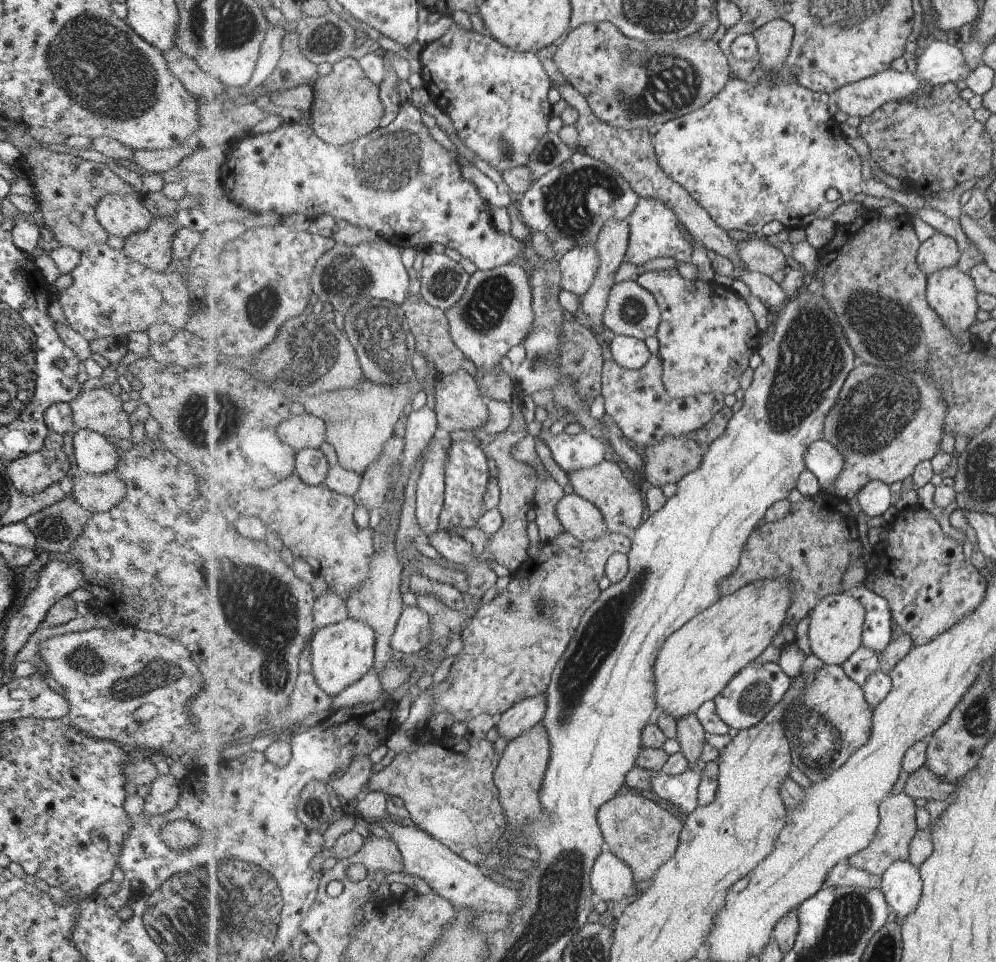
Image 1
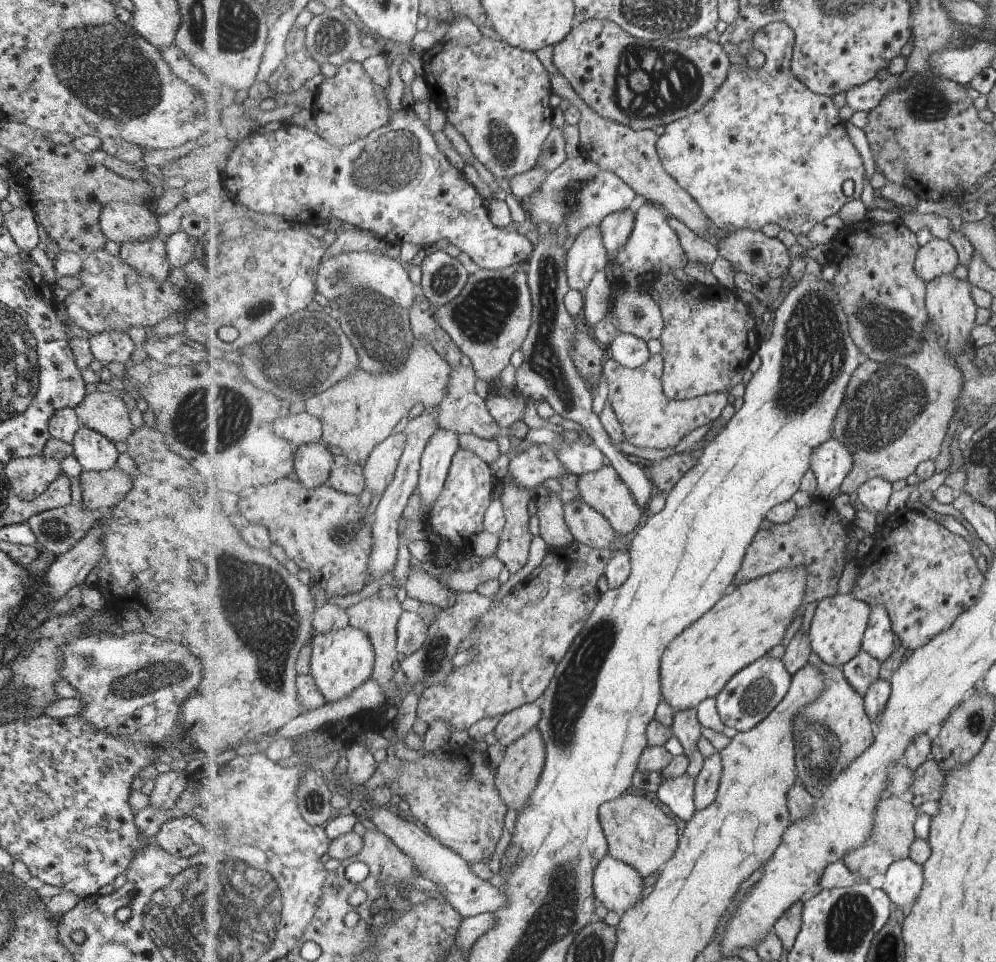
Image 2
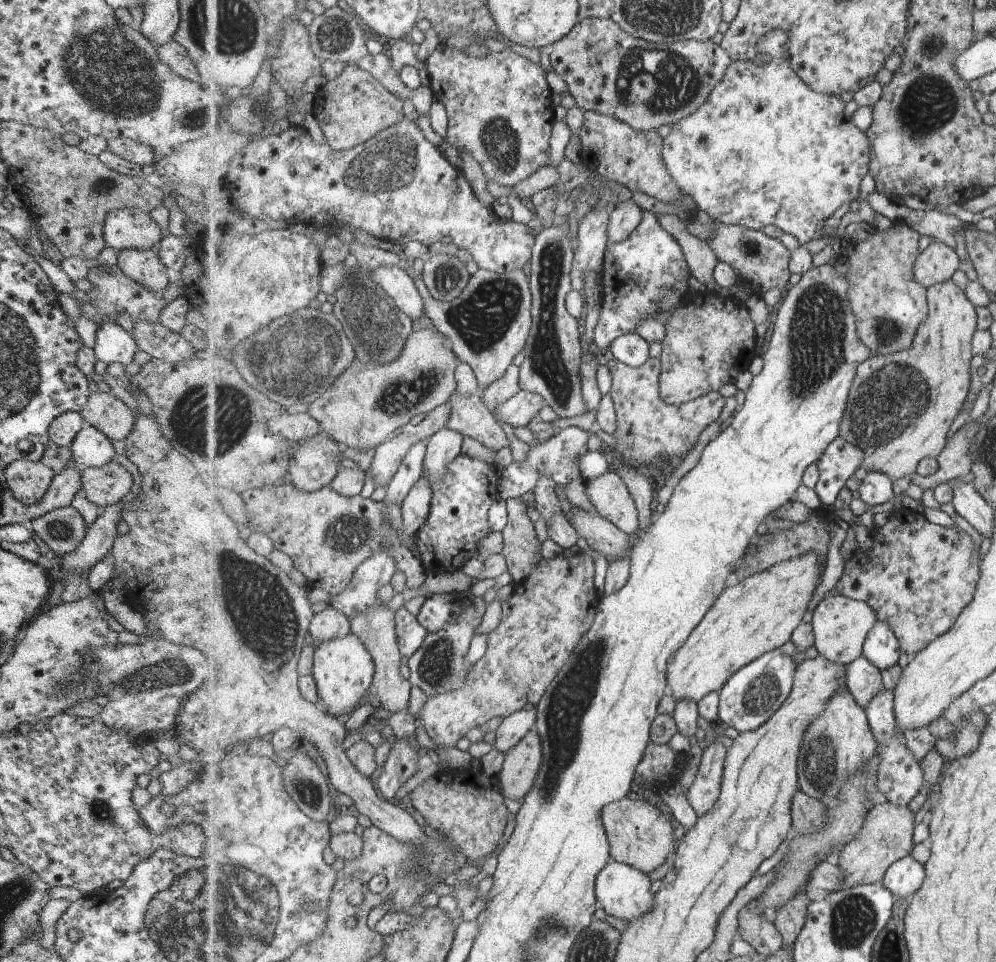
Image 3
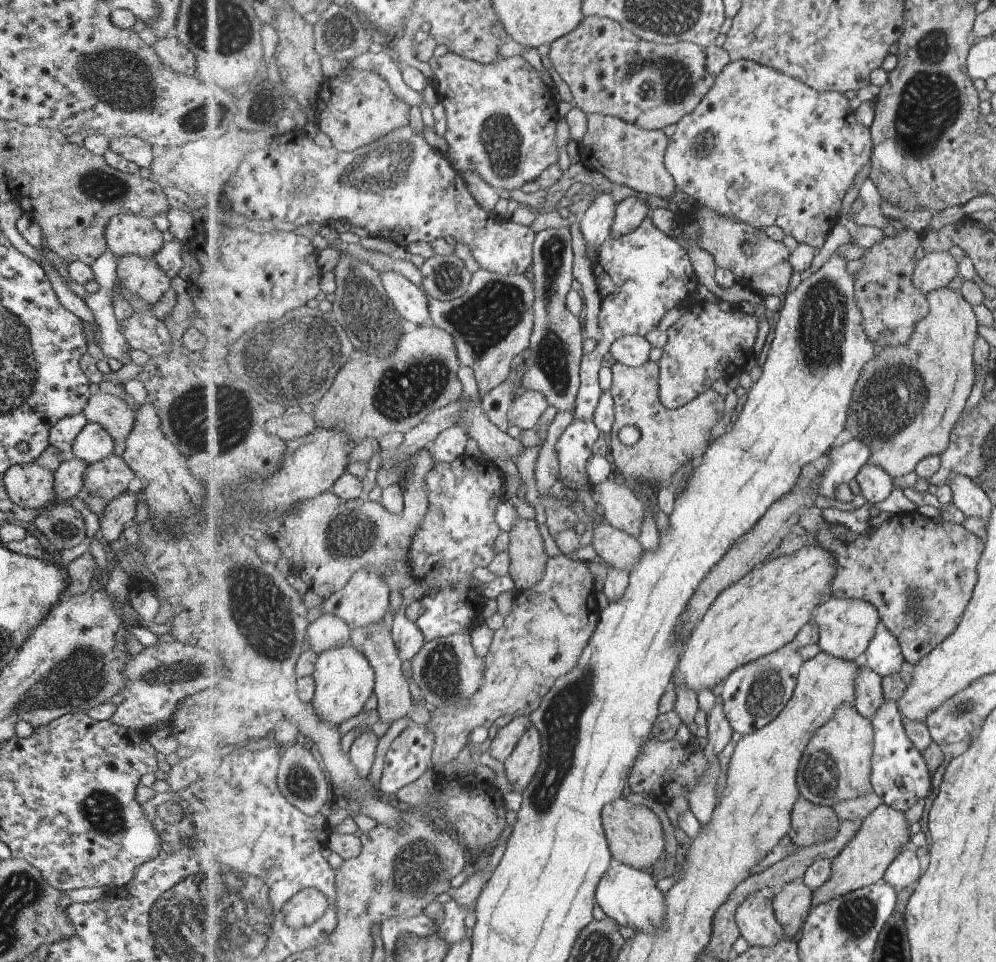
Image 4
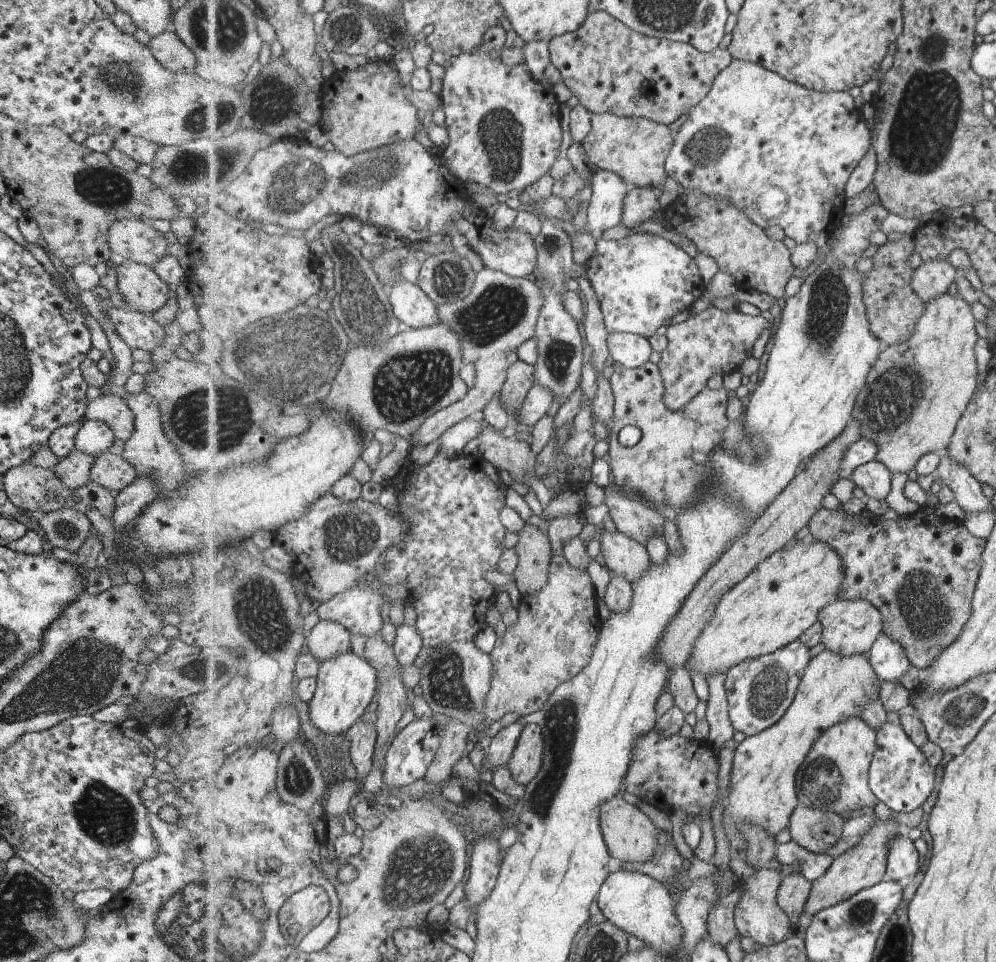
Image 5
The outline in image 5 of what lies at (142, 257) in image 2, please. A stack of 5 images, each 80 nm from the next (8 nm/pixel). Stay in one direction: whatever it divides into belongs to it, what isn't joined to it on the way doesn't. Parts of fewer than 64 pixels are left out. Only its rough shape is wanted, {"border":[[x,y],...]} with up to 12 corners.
{"border":[[124,261],[116,287],[127,309],[153,314],[168,286],[152,267]]}

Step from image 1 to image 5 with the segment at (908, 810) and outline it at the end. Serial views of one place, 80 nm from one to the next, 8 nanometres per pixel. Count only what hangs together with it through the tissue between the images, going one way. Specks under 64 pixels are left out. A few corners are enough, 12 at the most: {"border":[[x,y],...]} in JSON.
{"border":[[880,800],[874,826],[814,882],[812,918],[886,880],[901,826]]}

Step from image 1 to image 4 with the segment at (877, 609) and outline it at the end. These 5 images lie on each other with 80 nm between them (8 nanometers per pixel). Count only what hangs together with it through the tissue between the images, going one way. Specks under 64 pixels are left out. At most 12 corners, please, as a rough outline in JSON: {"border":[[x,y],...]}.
{"border":[[881,624],[863,661],[883,678],[901,672],[900,640]]}

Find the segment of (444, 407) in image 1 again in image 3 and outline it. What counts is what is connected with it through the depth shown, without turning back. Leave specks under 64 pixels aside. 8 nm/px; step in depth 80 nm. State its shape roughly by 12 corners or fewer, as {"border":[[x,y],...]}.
{"border":[[461,363],[447,428],[499,452],[509,446],[485,408],[473,367]]}

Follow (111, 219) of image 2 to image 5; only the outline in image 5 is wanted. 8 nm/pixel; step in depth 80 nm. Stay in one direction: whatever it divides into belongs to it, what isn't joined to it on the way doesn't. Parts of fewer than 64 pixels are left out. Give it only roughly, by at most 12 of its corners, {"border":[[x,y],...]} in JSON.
{"border":[[147,219],[115,221],[107,231],[110,252],[151,267],[176,253],[182,270],[187,245],[171,249]]}

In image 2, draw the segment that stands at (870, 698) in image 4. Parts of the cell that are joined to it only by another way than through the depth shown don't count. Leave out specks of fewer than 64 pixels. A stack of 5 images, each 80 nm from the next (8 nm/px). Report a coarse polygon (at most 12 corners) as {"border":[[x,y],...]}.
{"border":[[862,650],[842,669],[865,698],[881,678],[881,665]]}

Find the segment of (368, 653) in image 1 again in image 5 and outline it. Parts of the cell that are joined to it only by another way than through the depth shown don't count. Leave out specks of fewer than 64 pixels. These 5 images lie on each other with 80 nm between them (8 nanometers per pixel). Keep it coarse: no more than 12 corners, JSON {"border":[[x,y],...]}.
{"border":[[352,652],[323,661],[309,703],[330,737],[351,730],[378,691]]}

